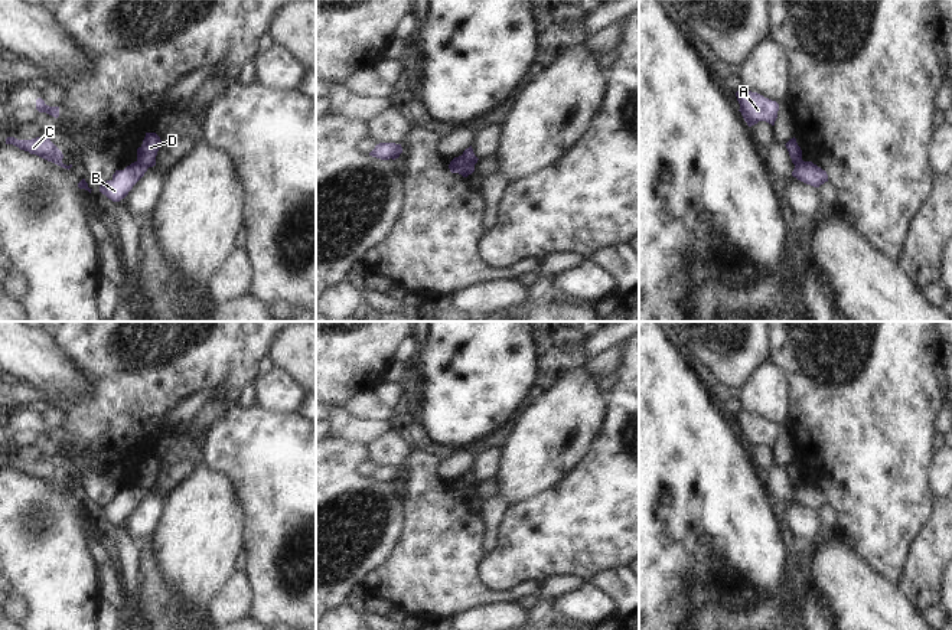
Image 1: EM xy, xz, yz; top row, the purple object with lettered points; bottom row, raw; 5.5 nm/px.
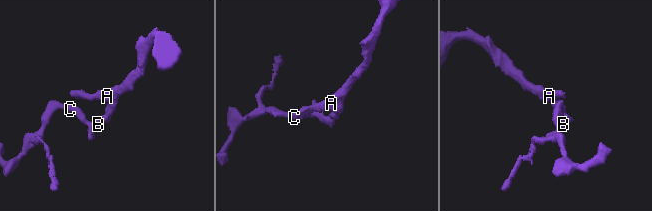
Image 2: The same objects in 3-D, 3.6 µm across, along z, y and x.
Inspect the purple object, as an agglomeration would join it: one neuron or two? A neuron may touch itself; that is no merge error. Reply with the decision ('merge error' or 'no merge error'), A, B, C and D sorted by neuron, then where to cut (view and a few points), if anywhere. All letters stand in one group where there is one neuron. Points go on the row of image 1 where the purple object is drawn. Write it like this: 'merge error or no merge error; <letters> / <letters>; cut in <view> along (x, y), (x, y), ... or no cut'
merge error; A D / B C; cut in xz along (462, 154), (473, 167)

